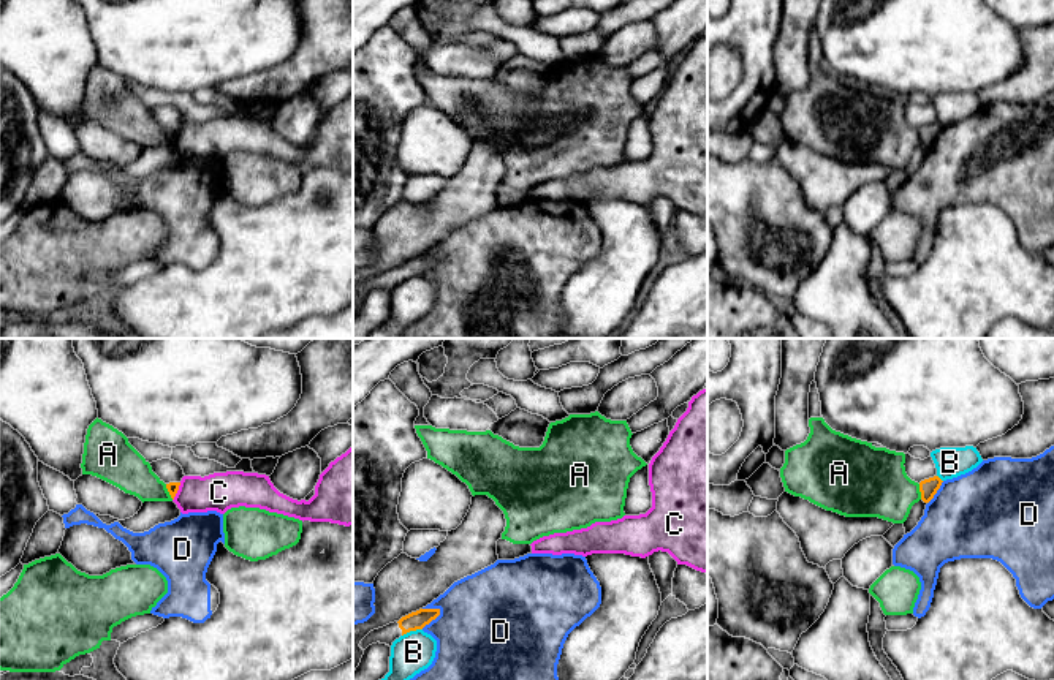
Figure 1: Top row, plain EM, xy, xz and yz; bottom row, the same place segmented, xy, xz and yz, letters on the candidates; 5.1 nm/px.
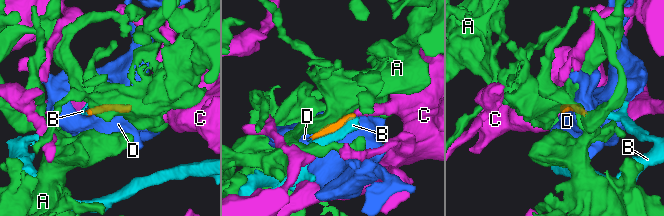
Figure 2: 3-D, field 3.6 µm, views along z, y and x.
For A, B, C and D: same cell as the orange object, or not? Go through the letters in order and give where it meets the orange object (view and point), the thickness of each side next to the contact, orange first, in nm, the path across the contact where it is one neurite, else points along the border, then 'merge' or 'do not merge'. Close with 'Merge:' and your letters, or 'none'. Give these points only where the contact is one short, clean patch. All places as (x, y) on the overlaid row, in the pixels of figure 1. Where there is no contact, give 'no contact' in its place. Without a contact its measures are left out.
A: meets orange in xy at (168, 491); 60 nm thick on the orange side, 200 nm on the other; do not merge
B: meets orange in xz at (412, 630); 100 nm thick on the orange side, 200 nm on the other; do not merge
C: meets orange in xy at (176, 492); 60 nm thick on the orange side, 190 nm on the other; border along xy (181, 483), (173, 500); do not merge
D: meets orange in xz at (432, 619); 100 nm thick on the orange side, 460 nm on the other; do not merge
Merge: none

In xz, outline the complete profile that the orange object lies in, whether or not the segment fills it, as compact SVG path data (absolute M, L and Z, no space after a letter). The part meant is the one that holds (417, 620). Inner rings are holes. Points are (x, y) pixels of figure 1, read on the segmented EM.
M419 609L416 612L411 612L405 617L402 617L399 621L389 623L383 628L370 631L359 644L362 650L366 650L372 644L386 644L392 645L396 639L400 636L423 629L426 625L429 625L432 620L435 620L440 615L440 609Z

